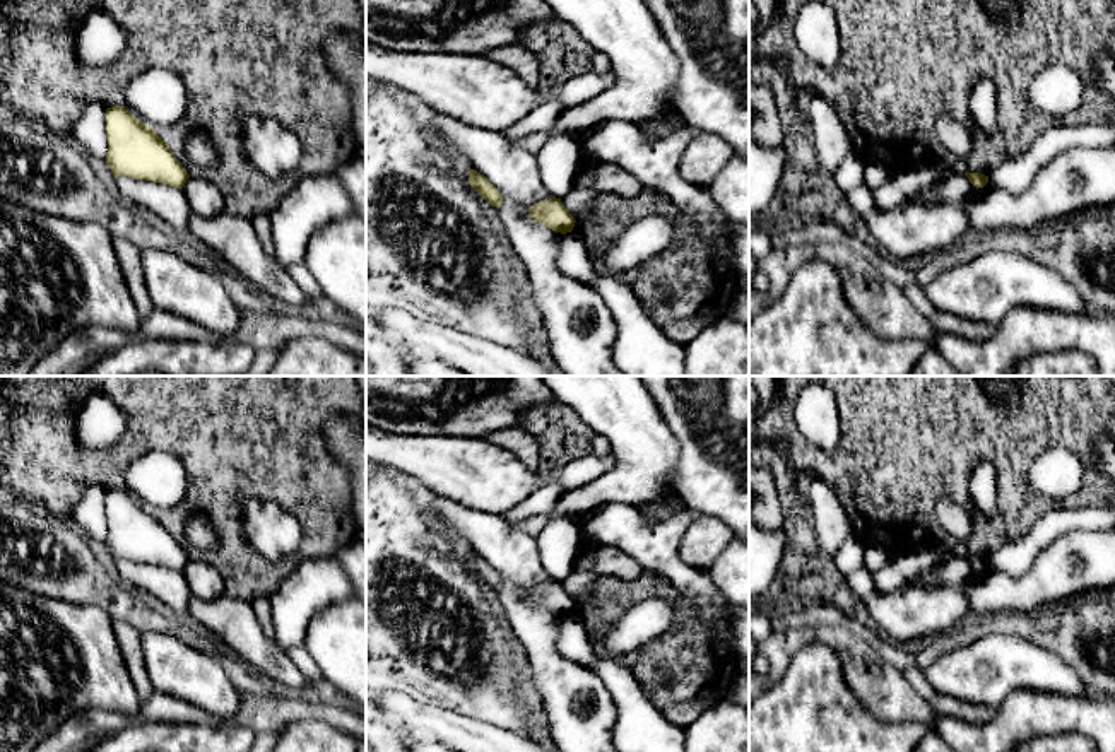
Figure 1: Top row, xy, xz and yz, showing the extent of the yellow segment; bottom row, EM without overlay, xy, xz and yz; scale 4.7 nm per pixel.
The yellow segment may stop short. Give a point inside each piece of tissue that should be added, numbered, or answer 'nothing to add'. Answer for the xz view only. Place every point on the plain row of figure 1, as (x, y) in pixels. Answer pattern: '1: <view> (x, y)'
nothing to add

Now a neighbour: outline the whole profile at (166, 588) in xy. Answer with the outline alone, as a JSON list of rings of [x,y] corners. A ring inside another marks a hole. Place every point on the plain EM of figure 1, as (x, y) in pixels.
[[[118,559],[116,576],[128,593],[147,600],[171,620],[185,622],[192,591],[181,571]]]

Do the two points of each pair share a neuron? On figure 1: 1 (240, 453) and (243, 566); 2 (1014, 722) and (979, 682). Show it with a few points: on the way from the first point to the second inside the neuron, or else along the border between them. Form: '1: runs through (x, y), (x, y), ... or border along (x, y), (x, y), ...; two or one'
1: runs through (230, 481), (231, 539); one
2: border along (1038, 691), (1014, 691), (999, 708); two

